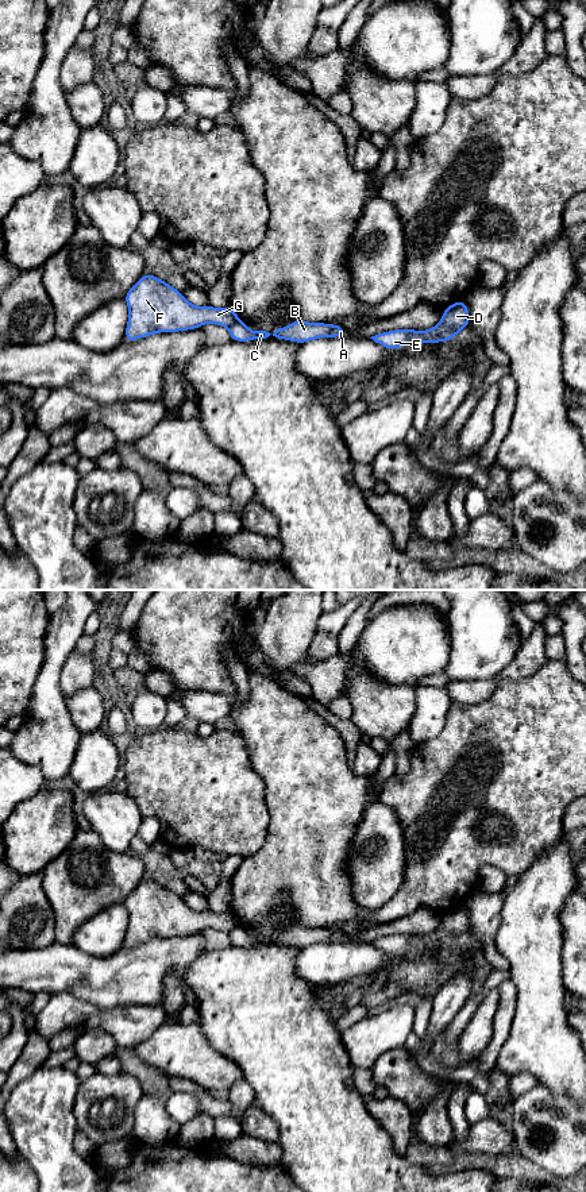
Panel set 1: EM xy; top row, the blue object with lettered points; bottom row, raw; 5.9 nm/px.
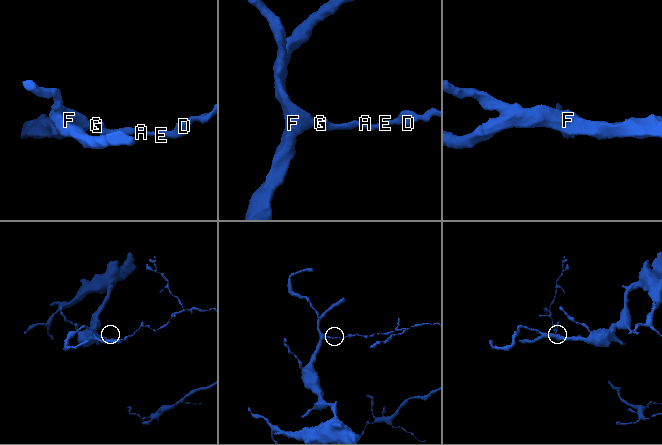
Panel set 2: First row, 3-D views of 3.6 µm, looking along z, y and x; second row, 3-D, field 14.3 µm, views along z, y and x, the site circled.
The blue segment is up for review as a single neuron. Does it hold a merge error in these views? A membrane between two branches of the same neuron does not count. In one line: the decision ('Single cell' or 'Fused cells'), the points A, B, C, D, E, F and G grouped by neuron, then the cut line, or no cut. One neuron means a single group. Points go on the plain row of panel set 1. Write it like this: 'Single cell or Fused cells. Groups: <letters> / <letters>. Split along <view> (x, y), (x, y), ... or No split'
Fused cells. Groups: A B C D E / F G. Split along xy (239, 924), (228, 932)

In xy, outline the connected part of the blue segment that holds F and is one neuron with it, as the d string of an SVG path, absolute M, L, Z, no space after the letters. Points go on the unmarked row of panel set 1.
M150 877L138 884L126 898L124 906L130 914L126 946L159 937L190 936L208 927L231 931L240 925L231 911L192 910L182 896Z

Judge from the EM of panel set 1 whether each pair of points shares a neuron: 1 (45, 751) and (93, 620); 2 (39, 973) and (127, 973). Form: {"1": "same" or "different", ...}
{"1": "different", "2": "same"}

